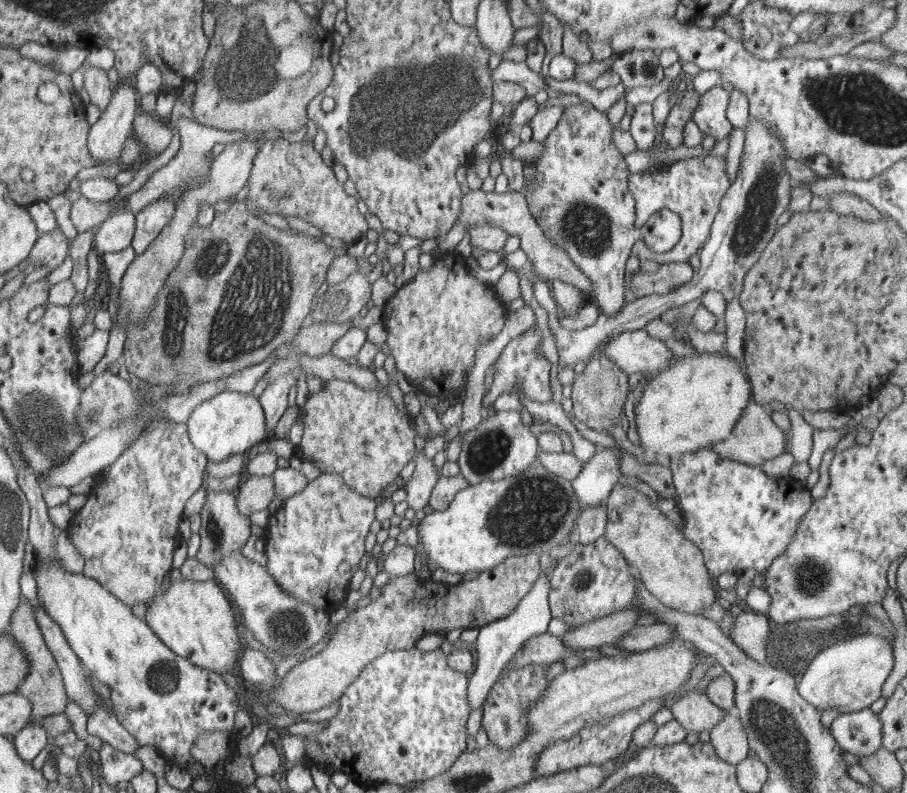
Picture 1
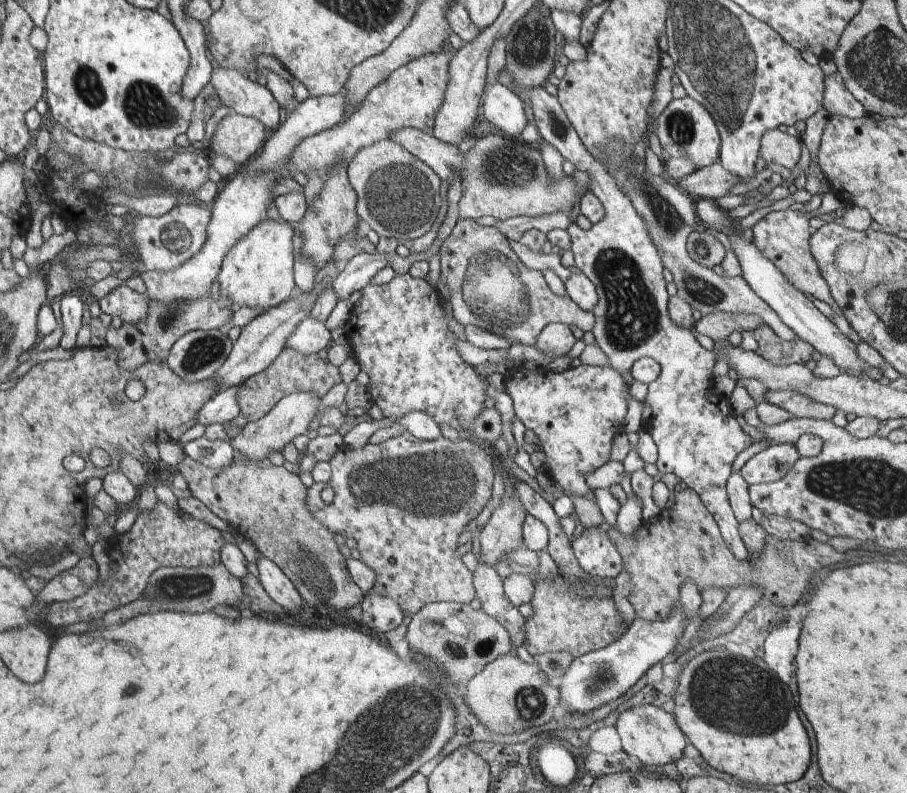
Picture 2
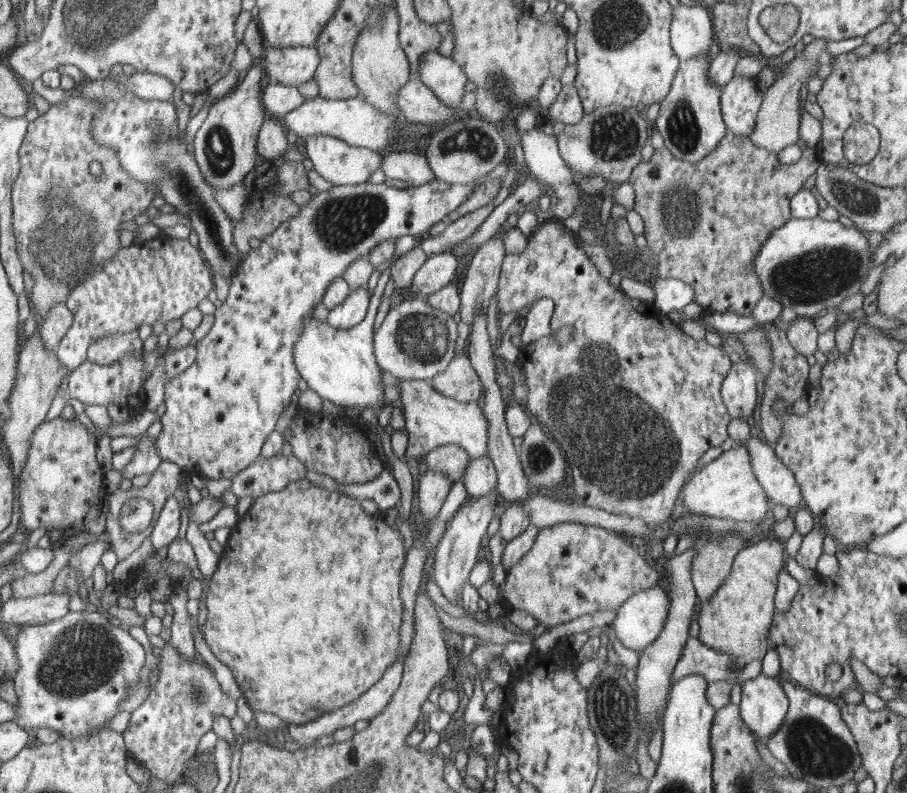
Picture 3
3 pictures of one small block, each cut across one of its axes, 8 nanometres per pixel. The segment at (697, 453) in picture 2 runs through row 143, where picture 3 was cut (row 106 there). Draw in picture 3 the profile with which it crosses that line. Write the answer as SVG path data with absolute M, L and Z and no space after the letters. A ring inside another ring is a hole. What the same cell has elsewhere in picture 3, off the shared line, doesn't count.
M573 83L562 85L558 97L548 105L548 118L553 123L564 122L566 125L573 125L580 122L584 114L580 96Z

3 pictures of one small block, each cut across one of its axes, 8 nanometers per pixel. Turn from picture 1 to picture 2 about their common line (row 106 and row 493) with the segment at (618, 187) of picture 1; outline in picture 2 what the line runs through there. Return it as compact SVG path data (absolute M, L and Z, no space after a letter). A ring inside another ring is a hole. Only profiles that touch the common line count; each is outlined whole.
M527 363L520 365L516 370L509 370L505 387L506 392L512 397L515 416L528 430L533 430L538 440L542 442L540 449L547 458L542 466L546 468L551 482L568 496L575 495L596 502L594 490L586 486L585 476L611 460L613 438L622 433L626 406L630 398L628 386L624 384L619 371L614 370L612 366L580 365L556 373L545 367Z

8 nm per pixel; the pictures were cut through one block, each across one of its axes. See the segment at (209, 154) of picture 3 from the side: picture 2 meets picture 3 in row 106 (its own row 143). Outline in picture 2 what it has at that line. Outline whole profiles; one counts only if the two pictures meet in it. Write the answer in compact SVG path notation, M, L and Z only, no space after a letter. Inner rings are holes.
M232 110L218 122L214 135L210 153L230 158L237 169L246 165L266 140L262 122Z

